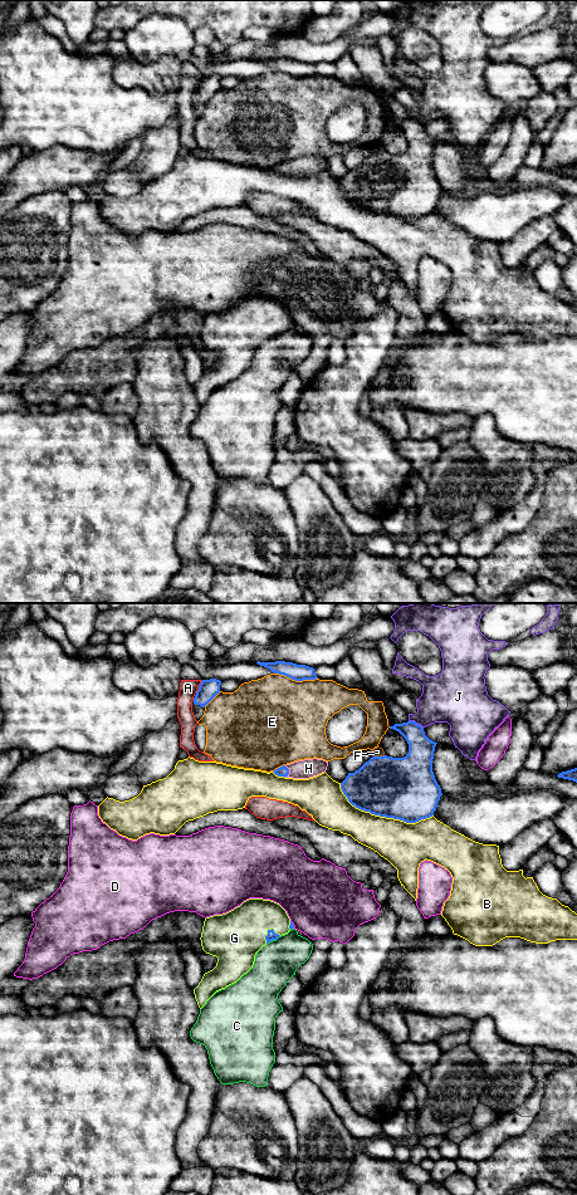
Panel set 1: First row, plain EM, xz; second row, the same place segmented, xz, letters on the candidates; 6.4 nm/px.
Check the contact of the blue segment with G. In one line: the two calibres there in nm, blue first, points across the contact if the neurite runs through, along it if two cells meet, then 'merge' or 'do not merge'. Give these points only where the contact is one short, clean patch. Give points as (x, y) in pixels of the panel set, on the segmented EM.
60/340 nm | merge

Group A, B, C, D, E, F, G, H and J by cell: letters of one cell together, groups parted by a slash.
A G / B / C / D / E / F / H / J

